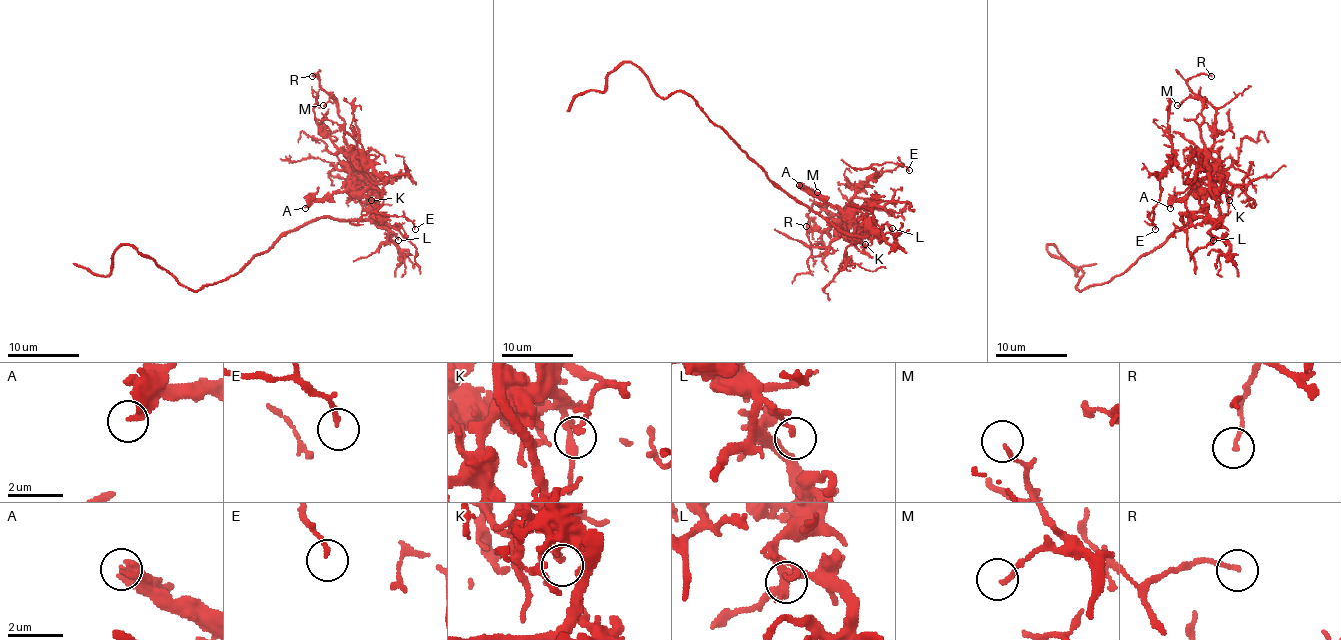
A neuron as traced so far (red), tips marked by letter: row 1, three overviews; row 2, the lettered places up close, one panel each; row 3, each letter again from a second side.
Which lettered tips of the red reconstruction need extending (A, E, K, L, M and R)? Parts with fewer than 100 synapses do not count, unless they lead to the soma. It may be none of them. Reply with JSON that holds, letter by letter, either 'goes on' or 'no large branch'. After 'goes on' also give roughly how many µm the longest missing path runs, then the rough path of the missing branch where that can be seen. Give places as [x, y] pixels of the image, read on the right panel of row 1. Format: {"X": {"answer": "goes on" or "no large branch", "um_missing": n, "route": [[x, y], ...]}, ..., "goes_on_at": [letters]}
{"A": {"answer": "no large branch"}, "E": {"answer": "no large branch"}, "K": {"answer": "no large branch"}, "L": {"answer": "no large branch"}, "M": {"answer": "no large branch"}, "R": {"answer": "no large branch"}, "goes_on_at": []}

